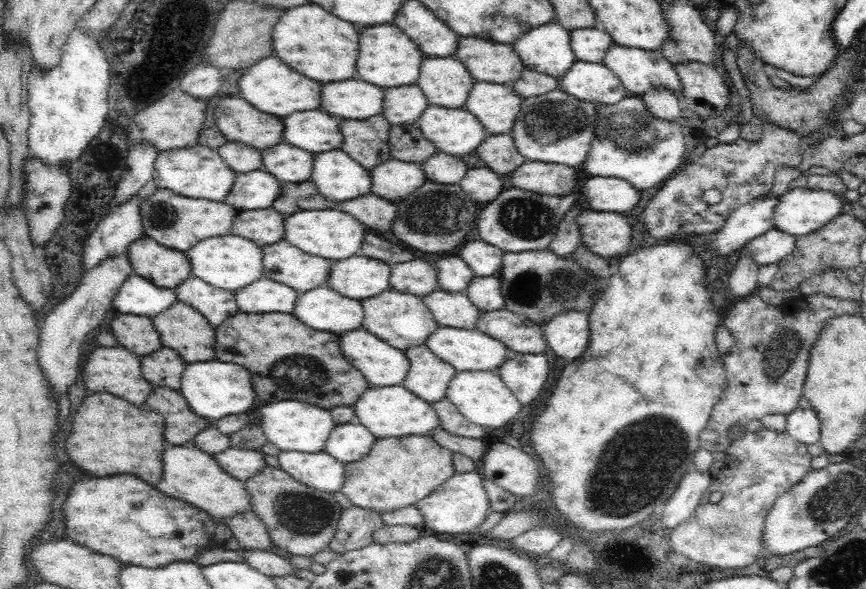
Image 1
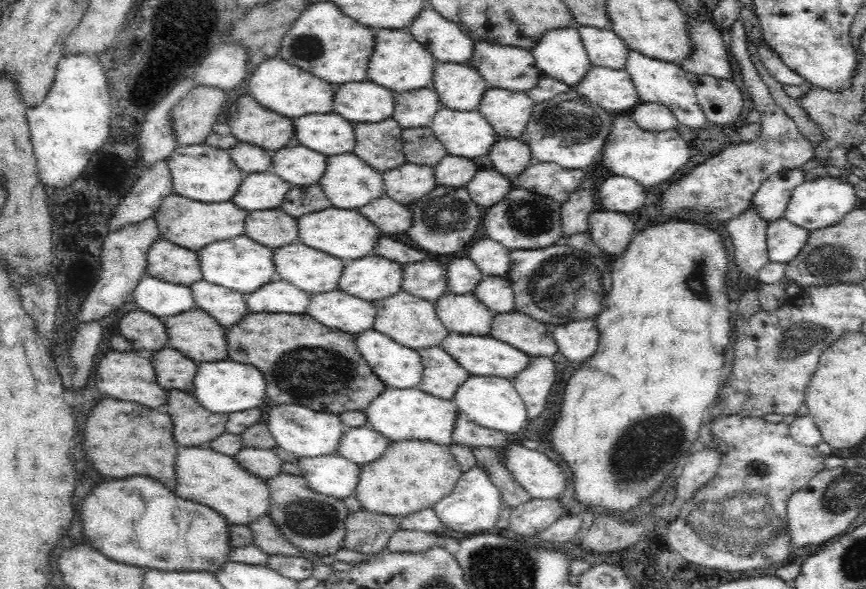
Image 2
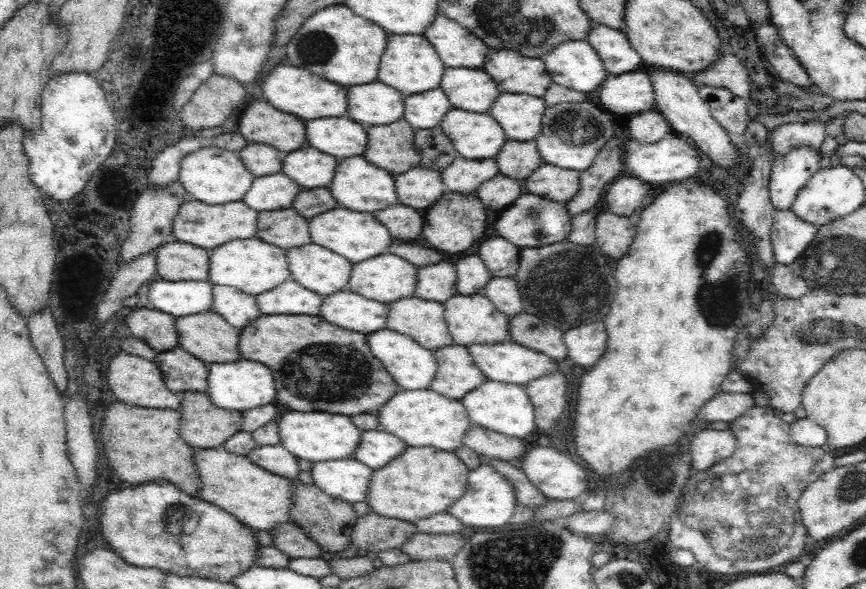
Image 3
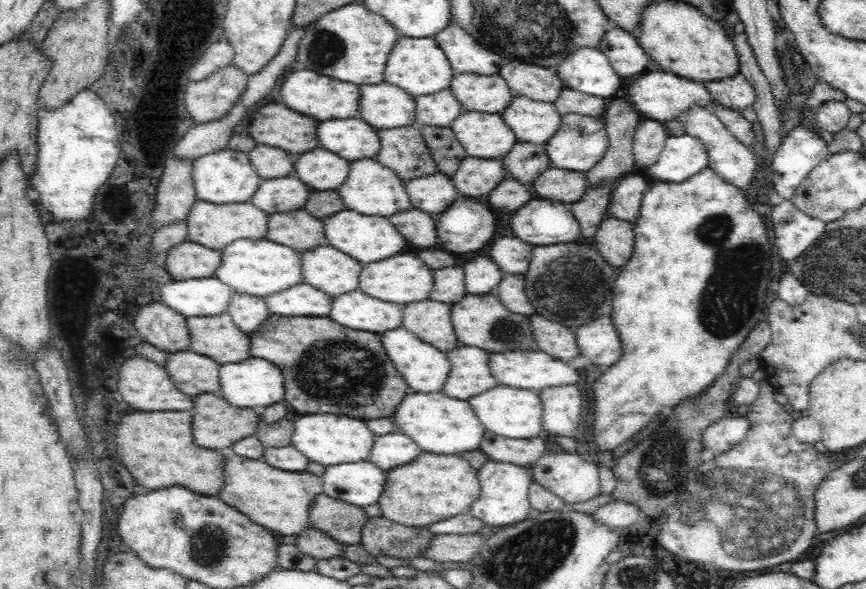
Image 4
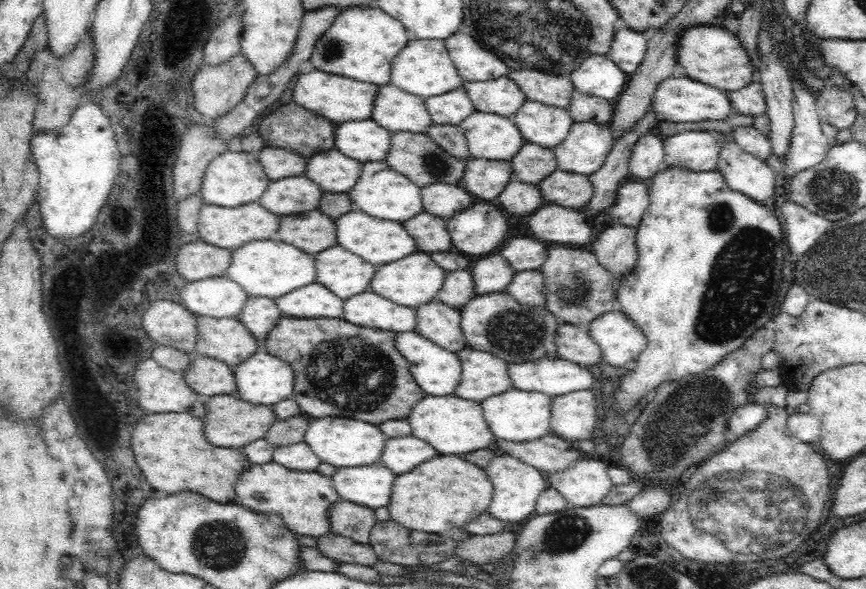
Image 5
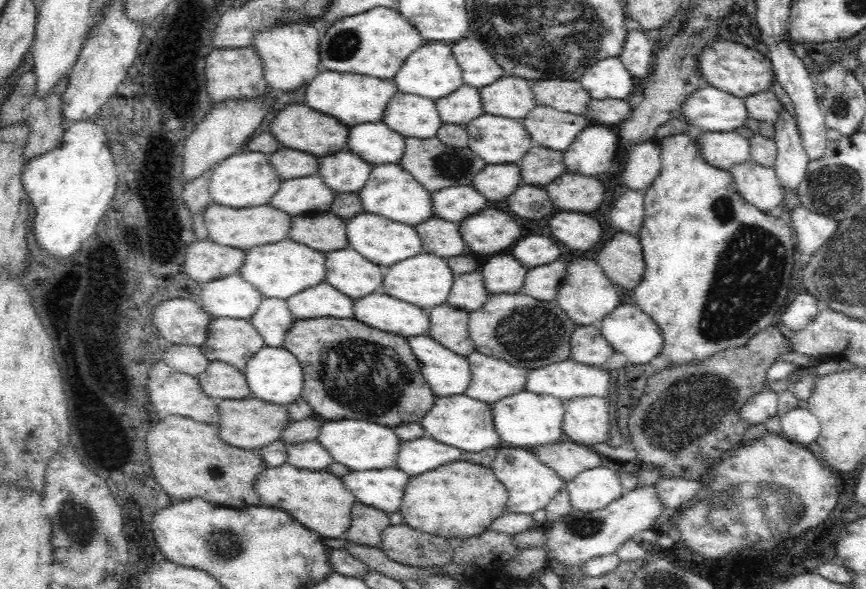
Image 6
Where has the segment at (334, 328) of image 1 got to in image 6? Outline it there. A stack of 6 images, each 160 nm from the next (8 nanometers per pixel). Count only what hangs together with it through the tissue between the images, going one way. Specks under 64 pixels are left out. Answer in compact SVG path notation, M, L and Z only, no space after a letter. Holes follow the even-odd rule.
M382 291L355 299L353 312L356 320L406 339L429 334L427 310Z

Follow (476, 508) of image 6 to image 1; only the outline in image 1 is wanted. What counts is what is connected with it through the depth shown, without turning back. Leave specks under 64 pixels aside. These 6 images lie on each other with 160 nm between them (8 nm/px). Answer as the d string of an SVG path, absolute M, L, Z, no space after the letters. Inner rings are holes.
M431 435L378 439L362 460L345 464L341 492L353 506L380 514L416 506L418 501L430 496L435 488L454 476L452 453Z

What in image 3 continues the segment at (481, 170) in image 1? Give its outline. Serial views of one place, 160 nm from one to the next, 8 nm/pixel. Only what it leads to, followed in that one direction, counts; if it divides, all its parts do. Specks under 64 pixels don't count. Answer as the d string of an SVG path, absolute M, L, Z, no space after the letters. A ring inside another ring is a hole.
M500 173L492 180L484 181L475 195L484 202L486 208L506 208L524 191L522 182L510 180Z

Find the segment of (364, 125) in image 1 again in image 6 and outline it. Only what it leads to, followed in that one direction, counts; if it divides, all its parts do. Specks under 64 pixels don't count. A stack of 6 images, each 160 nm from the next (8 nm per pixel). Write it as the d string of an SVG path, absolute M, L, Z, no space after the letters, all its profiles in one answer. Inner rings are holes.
M437 136L429 139L405 137L404 156L399 165L428 191L439 191L452 185L471 185L486 163L469 146L456 148L444 144Z

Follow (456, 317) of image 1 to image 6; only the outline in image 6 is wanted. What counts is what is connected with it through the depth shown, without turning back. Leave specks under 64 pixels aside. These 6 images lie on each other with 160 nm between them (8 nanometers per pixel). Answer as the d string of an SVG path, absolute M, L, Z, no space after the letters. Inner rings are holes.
M520 292L489 295L479 309L469 313L468 334L477 352L530 372L570 360L570 340L577 326L556 300L536 300Z

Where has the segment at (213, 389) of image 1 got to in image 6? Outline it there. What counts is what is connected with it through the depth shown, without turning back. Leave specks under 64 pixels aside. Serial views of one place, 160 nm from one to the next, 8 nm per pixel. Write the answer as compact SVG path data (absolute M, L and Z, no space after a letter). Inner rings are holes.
M264 345L242 372L245 380L248 381L250 395L265 403L289 405L302 398L301 393L304 390L304 374L302 372L304 370L296 356L286 351L283 346L274 348Z

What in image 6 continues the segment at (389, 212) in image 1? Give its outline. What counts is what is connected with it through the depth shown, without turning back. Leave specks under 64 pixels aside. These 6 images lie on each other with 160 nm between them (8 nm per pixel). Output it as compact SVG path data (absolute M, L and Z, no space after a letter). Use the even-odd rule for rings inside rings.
M432 217L414 226L422 239L423 252L447 259L469 253L459 231L459 223Z

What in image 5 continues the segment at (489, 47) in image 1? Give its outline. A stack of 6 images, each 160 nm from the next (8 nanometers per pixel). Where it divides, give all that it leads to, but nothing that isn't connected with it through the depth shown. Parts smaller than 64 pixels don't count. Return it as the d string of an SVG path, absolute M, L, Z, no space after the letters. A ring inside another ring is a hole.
M509 69L507 75L520 87L527 100L541 102L548 106L552 105L556 108L567 109L569 107L572 93L575 90L569 76L554 76L538 72L536 69Z

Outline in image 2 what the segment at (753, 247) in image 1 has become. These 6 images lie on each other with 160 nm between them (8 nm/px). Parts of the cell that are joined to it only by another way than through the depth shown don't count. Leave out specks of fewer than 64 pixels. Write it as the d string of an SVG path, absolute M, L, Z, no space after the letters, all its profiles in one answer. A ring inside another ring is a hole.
M784 216L767 226L768 256L772 262L787 263L804 248L810 231L797 227Z

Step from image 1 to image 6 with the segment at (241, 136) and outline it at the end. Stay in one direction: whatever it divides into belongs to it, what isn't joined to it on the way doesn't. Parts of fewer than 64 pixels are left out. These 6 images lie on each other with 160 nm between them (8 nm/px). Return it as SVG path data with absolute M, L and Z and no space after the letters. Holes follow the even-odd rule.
M294 103L286 105L284 110L278 112L276 120L271 123L270 130L277 138L277 142L283 147L308 152L319 158L347 150L347 142L349 137L349 126L342 124L338 119L330 115L325 115L308 105Z

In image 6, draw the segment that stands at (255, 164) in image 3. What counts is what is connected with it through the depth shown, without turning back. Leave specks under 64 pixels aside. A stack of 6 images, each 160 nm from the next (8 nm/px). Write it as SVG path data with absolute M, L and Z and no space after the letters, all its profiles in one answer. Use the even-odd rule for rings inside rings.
M283 147L269 154L268 157L273 170L282 181L319 174L318 166L321 166L321 158L308 152Z

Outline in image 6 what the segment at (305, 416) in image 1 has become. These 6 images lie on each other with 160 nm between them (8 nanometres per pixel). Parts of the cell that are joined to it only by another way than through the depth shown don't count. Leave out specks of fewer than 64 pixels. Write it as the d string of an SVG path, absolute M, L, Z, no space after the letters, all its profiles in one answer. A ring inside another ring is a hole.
M364 420L324 421L317 440L332 455L335 462L352 471L382 470L396 467L397 453L402 441L394 429Z

